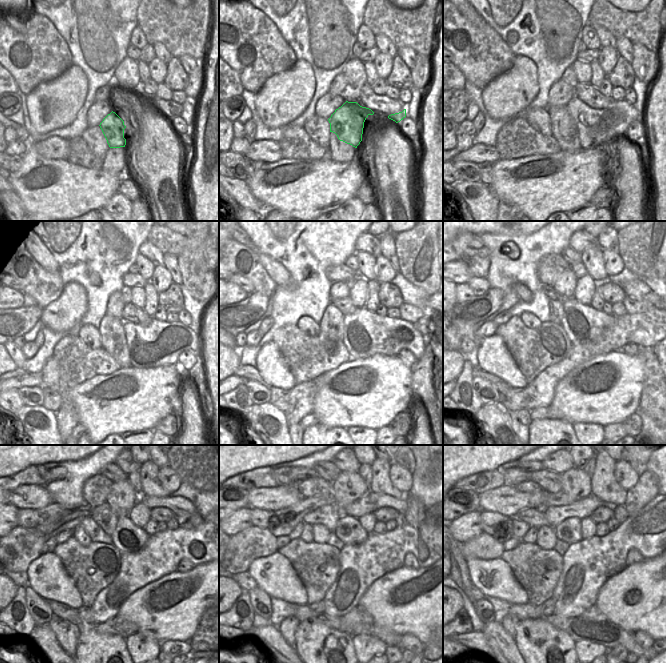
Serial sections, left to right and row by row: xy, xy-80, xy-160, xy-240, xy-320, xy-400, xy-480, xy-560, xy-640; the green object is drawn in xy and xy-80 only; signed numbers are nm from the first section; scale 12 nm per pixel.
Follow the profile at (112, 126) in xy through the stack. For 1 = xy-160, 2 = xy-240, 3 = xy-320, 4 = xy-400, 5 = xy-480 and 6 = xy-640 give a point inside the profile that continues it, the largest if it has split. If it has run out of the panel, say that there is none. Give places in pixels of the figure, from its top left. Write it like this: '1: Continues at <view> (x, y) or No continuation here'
1: Continues at xy-160 (596, 127)
2: Continues at xy-240 (159, 344)
3: Continues at xy-320 (365, 333)
4: Continues at xy-400 (582, 323)
5: Continues at xy-480 (127, 537)
6: Continues at xy-640 (569, 530).

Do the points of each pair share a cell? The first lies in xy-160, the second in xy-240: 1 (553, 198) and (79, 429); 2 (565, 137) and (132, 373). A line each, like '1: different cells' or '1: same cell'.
1: different cells
2: different cells

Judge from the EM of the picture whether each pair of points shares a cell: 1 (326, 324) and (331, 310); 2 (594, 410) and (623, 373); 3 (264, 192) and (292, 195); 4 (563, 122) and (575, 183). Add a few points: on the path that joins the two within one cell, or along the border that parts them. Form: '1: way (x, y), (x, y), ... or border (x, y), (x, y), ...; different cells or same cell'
1: way (329, 321), (331, 313); same cell
2: way (599, 401), (616, 382); same cell
3: way (271, 192), (285, 192); same cell
4: border (581, 148), (574, 152), (564, 152), (561, 150); different cells

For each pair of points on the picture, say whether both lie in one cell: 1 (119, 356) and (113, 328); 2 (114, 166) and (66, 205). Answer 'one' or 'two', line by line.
1: one
2: two

